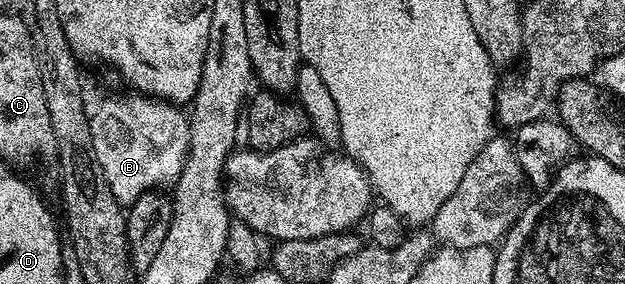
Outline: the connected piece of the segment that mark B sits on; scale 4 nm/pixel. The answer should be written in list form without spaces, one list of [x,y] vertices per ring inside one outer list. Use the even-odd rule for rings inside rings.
[[[89,90],[85,92],[85,113],[89,119],[92,159],[103,173],[105,185],[122,206],[134,204],[144,192],[164,189],[179,178],[189,149],[189,117],[178,105],[144,94],[133,94],[130,100],[120,100],[117,96],[104,96]]]

